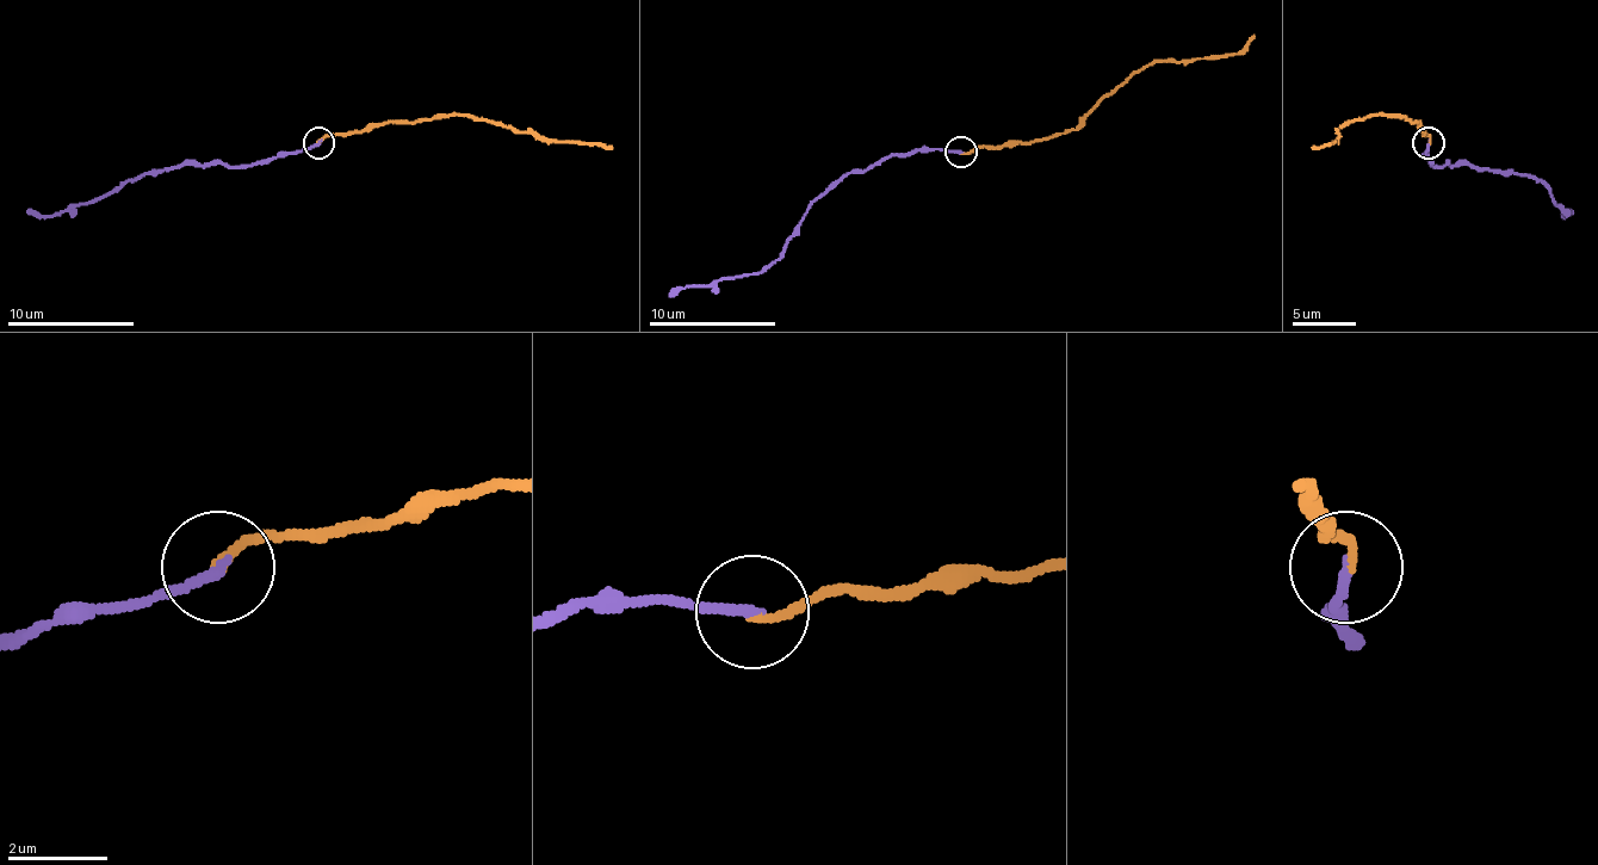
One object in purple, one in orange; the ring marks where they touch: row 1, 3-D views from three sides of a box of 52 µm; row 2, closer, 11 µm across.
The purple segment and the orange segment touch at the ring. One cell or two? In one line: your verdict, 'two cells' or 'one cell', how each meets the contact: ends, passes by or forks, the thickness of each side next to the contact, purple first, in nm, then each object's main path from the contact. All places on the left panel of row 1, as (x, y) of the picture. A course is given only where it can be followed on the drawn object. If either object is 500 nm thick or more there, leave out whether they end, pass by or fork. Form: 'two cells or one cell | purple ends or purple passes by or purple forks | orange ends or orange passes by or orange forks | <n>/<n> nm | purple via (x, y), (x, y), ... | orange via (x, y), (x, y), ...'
one cell | purple ends | orange ends | 200/170 nm | purple via (320, 142), (236, 167), (211, 164), (142, 173), (53, 215), (28, 208) | orange via (320, 142), (338, 133), (370, 133), (392, 123), (433, 116), (475, 116), (513, 133), (611, 144)

